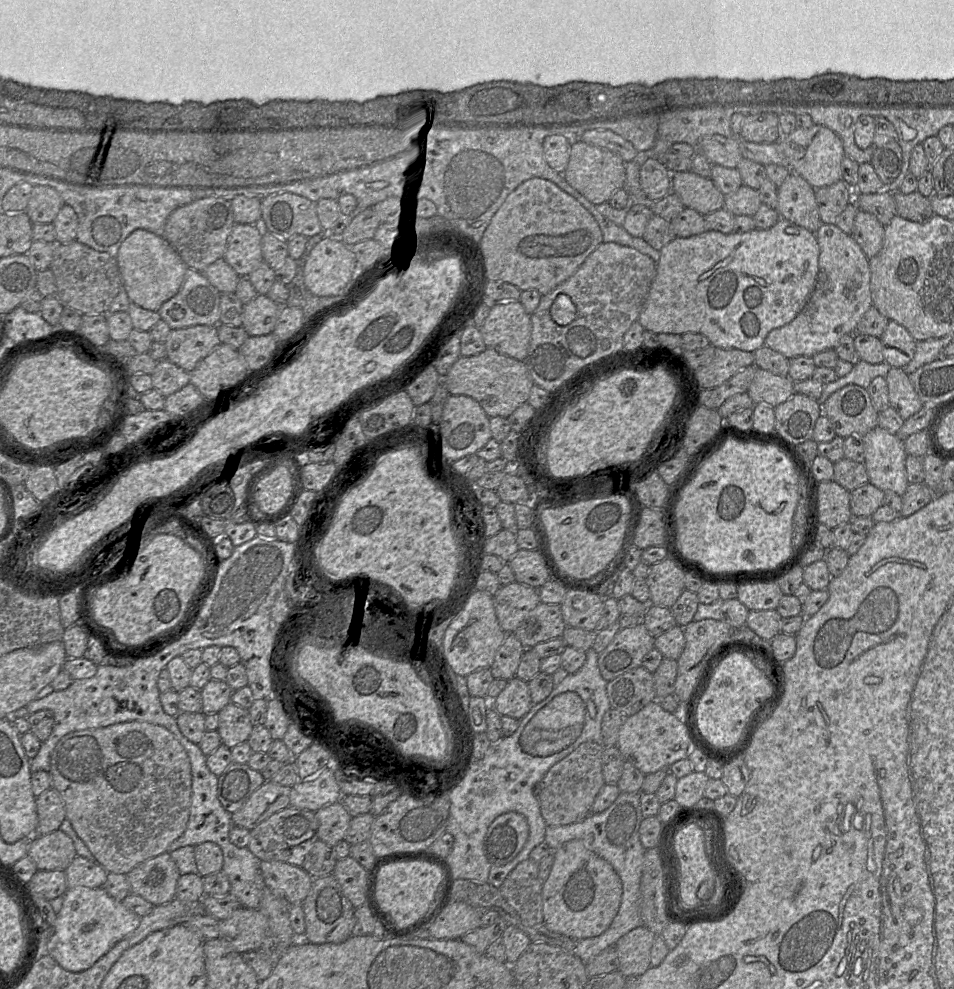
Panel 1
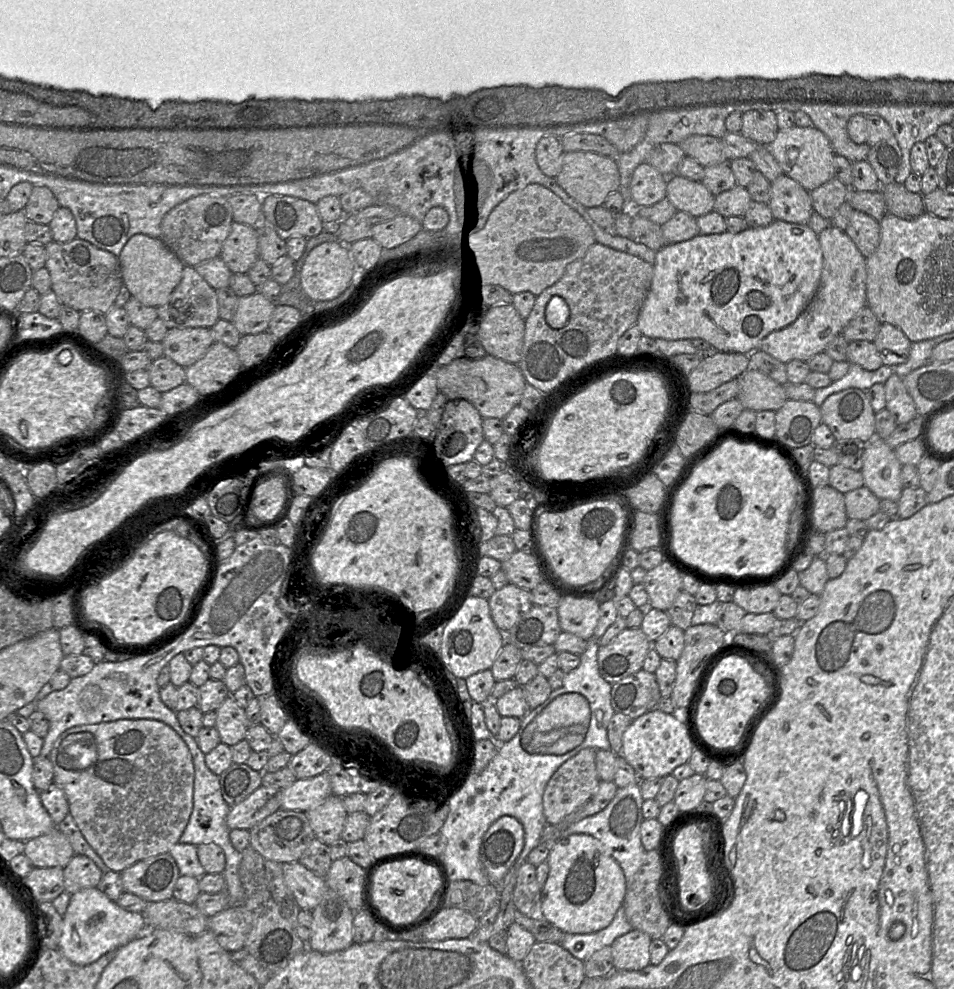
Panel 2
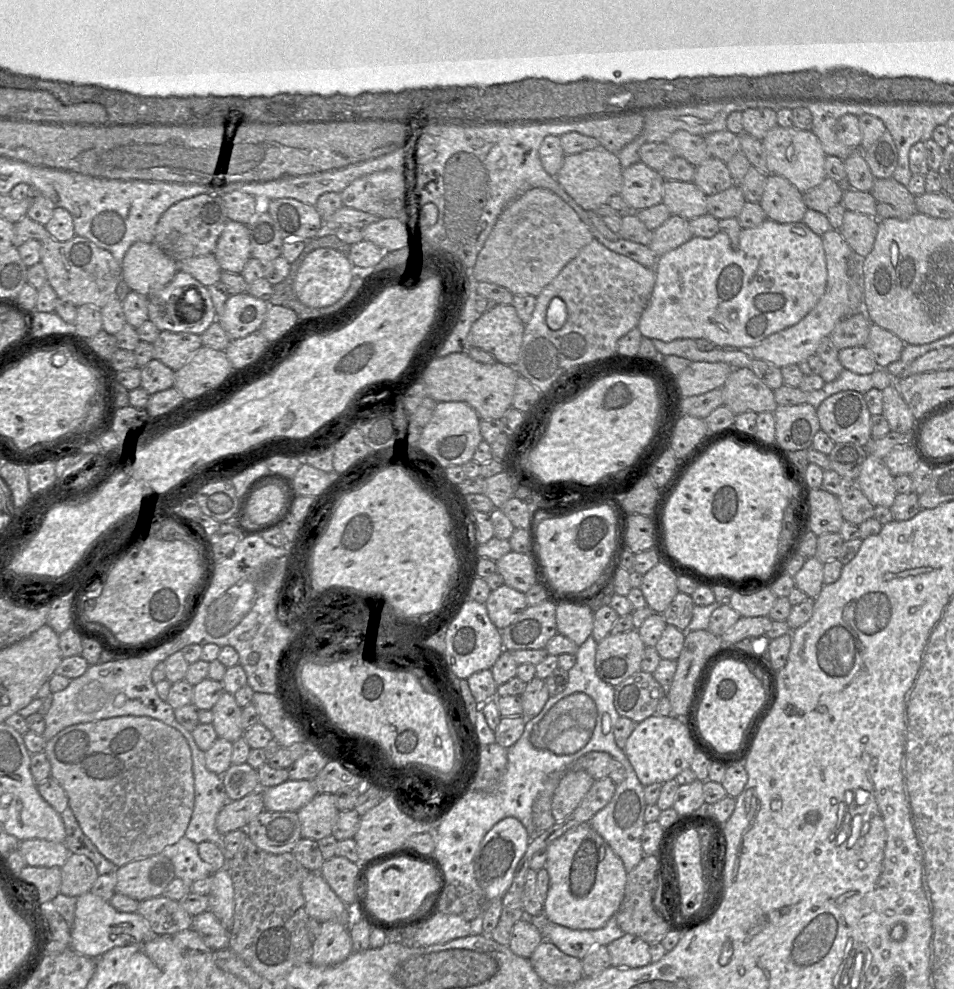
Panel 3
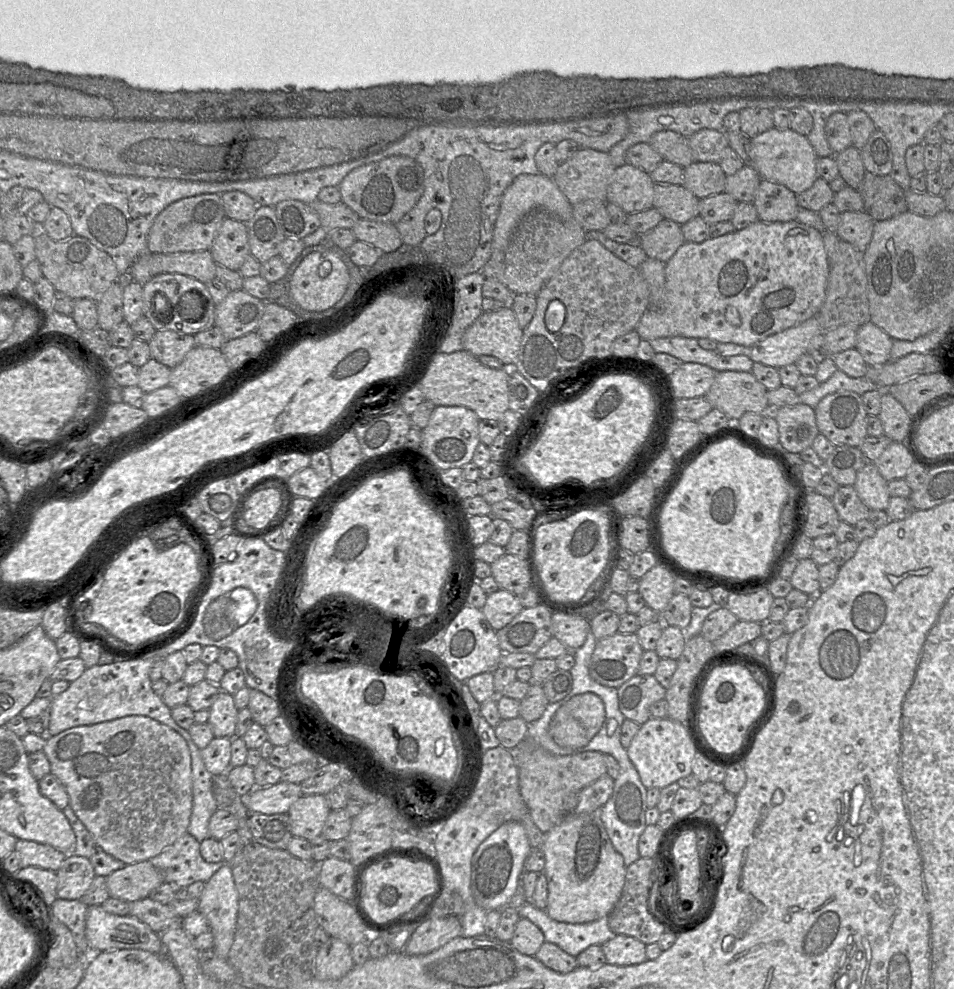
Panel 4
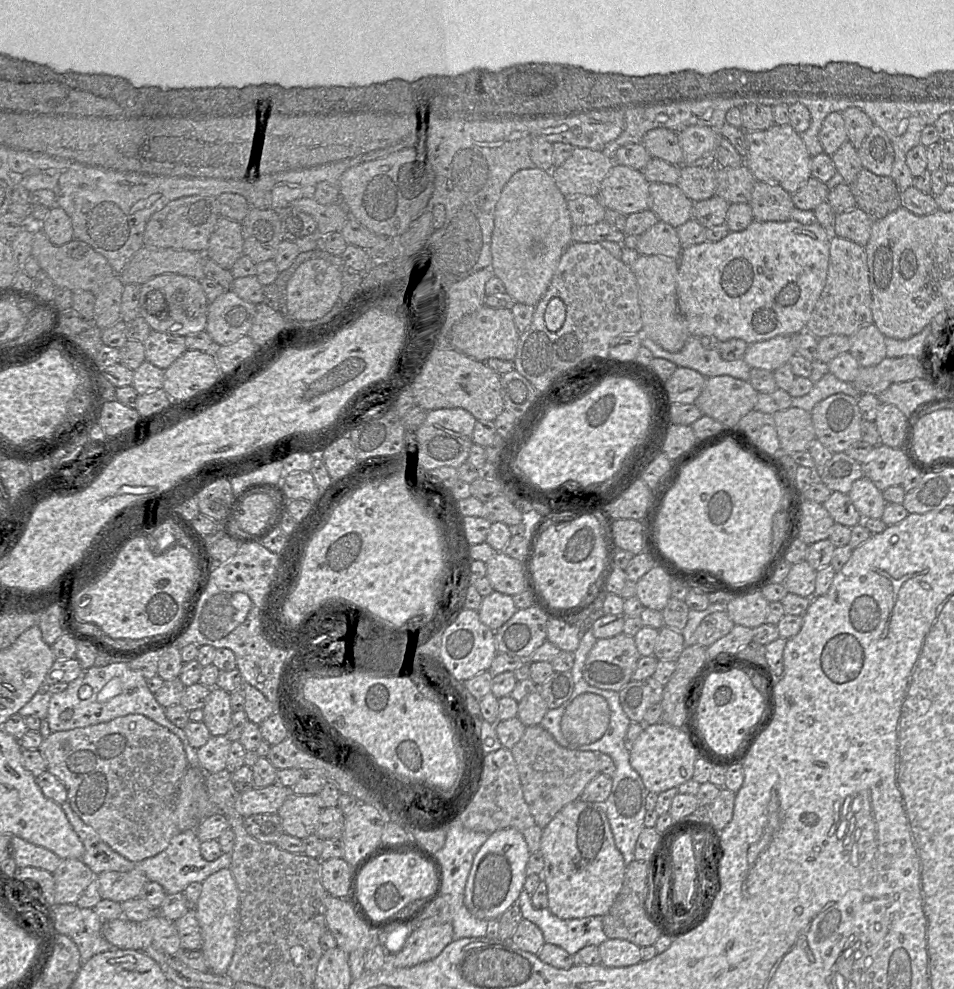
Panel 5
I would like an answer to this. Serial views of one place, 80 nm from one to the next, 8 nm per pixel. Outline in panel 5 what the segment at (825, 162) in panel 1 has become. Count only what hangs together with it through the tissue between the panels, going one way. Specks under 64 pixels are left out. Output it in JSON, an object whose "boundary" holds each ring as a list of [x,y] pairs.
{"boundary":[[[789,124],[776,125],[763,131],[746,132],[747,154],[743,164],[757,181],[774,183],[790,194],[801,188],[811,177],[811,158],[801,137]]]}

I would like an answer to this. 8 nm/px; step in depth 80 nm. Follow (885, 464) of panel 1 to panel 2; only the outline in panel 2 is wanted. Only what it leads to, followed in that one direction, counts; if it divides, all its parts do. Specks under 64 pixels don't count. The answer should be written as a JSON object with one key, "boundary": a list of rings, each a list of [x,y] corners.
{"boundary":[[[877,437],[866,444],[863,465],[860,470],[867,487],[880,500],[898,502],[903,485],[901,482],[902,464],[896,457],[895,449]]]}

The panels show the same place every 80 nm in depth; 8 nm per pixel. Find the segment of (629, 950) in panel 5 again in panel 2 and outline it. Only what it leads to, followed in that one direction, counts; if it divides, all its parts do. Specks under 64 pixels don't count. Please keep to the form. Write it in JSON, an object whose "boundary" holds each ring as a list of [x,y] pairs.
{"boundary":[[[632,929],[611,944],[614,970],[637,971],[650,964],[652,938],[645,932]]]}

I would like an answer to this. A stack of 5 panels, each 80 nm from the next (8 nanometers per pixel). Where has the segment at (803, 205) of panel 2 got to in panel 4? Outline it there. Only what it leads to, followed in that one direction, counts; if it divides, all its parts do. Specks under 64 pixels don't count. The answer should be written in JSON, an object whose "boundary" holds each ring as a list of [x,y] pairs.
{"boundary":[[[762,179],[753,202],[760,221],[788,222],[797,219],[796,195],[787,187]]]}

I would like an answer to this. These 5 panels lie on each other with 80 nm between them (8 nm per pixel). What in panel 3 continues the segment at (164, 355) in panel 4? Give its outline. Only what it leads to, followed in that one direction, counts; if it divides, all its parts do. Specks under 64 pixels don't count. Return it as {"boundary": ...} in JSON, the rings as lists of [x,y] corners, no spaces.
{"boundary":[[[165,330],[160,331],[153,346],[154,359],[177,371],[202,346],[202,342],[197,334]]]}

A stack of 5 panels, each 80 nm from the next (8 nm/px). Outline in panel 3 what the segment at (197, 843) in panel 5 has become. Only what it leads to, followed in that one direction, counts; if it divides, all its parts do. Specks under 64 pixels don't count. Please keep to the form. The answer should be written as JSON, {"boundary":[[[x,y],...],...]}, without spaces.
{"boundary":[[[185,836],[175,844],[165,847],[161,854],[171,860],[175,876],[188,884],[215,873],[211,865],[199,856],[198,844]]]}

